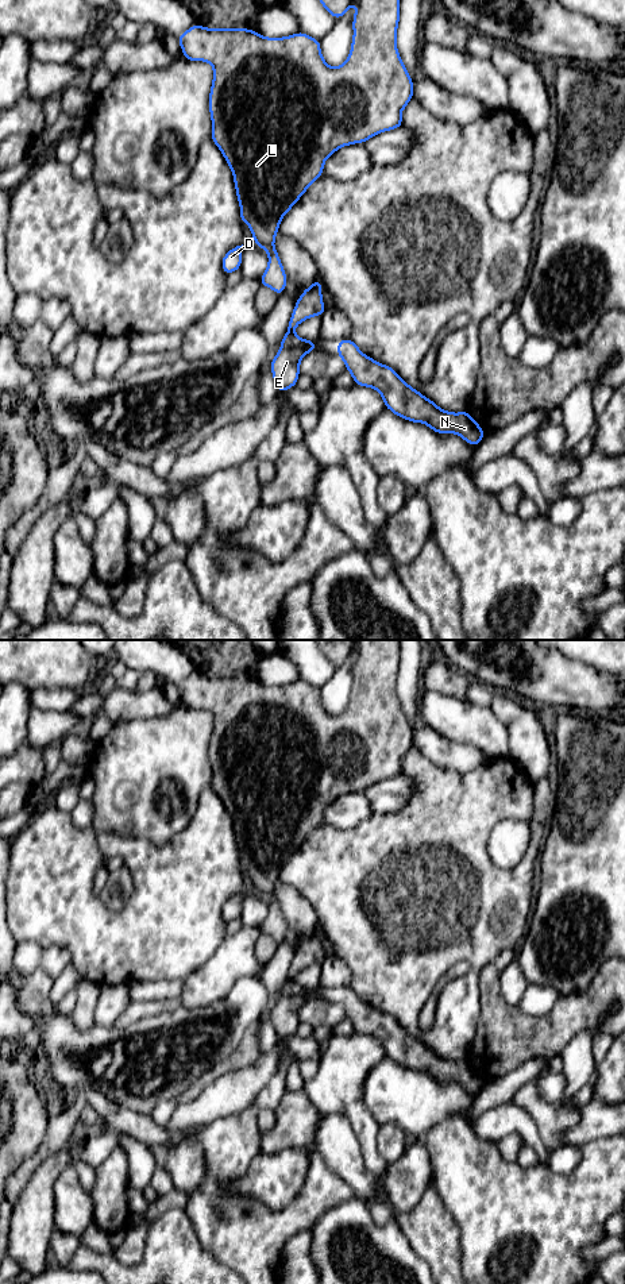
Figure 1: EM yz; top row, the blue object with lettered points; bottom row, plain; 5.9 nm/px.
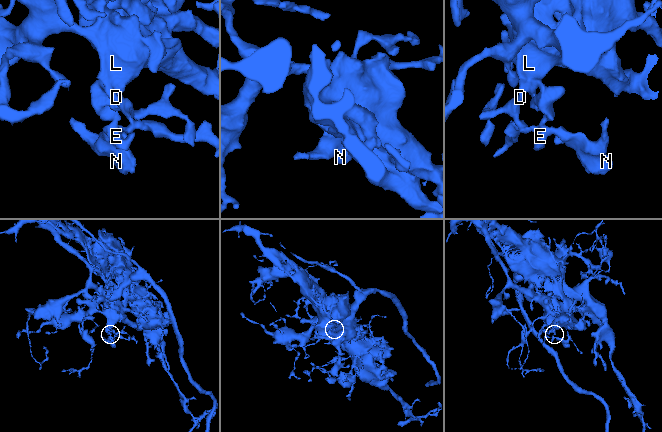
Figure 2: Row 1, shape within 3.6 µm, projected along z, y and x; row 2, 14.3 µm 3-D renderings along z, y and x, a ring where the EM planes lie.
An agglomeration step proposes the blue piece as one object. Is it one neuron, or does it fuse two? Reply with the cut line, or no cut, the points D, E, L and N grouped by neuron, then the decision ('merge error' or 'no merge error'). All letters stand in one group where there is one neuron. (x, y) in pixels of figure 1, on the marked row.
yz (281, 347), (301, 347), (308, 351) | D / E L N | merge error

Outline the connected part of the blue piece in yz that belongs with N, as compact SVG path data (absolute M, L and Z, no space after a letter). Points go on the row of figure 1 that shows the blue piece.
M337 340L337 355L351 373L355 385L377 389L385 408L398 417L427 424L436 433L458 433L471 446L478 446L485 431L467 410L452 413L409 386L393 367L364 355L351 340Z

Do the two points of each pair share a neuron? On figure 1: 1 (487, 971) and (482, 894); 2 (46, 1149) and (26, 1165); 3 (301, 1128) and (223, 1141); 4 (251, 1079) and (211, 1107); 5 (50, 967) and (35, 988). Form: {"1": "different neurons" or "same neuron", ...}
{"1": "different neurons", "2": "same neuron", "3": "different neurons", "4": "same neuron", "5": "different neurons"}

